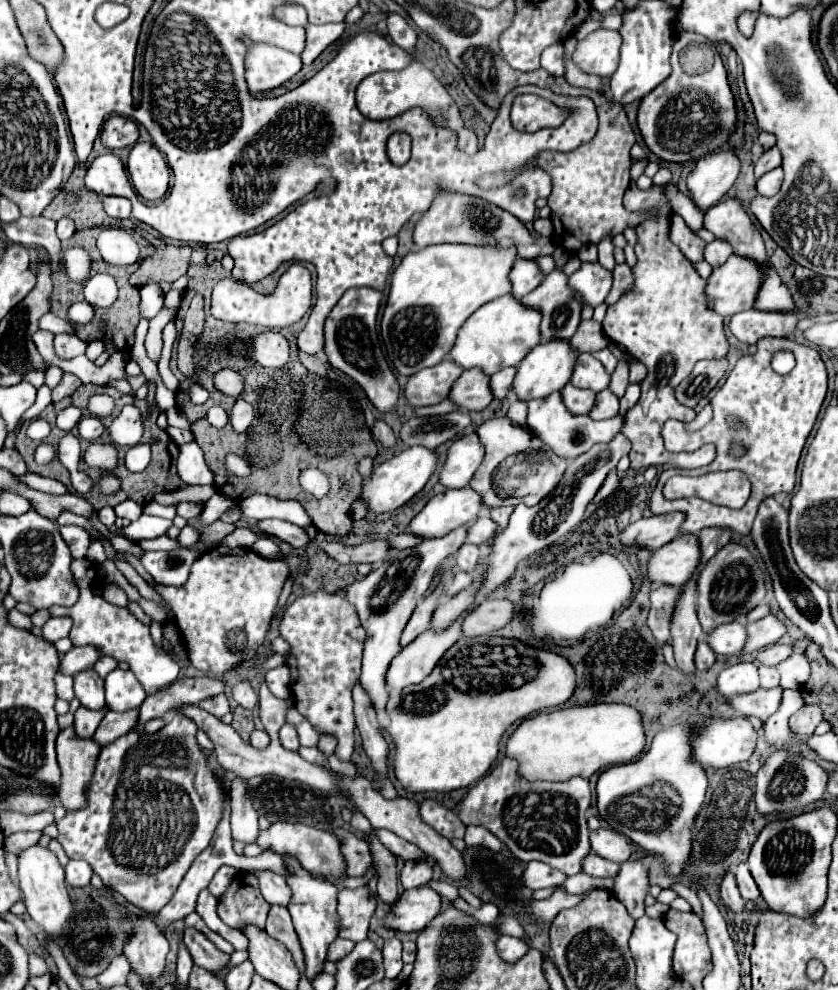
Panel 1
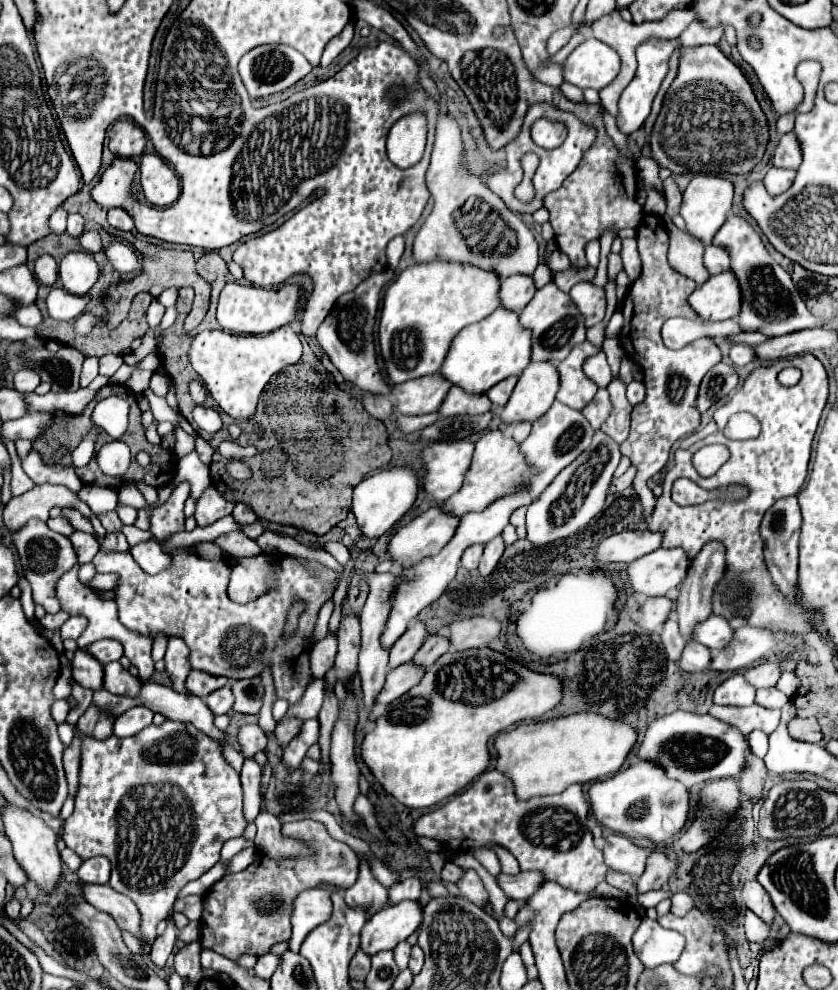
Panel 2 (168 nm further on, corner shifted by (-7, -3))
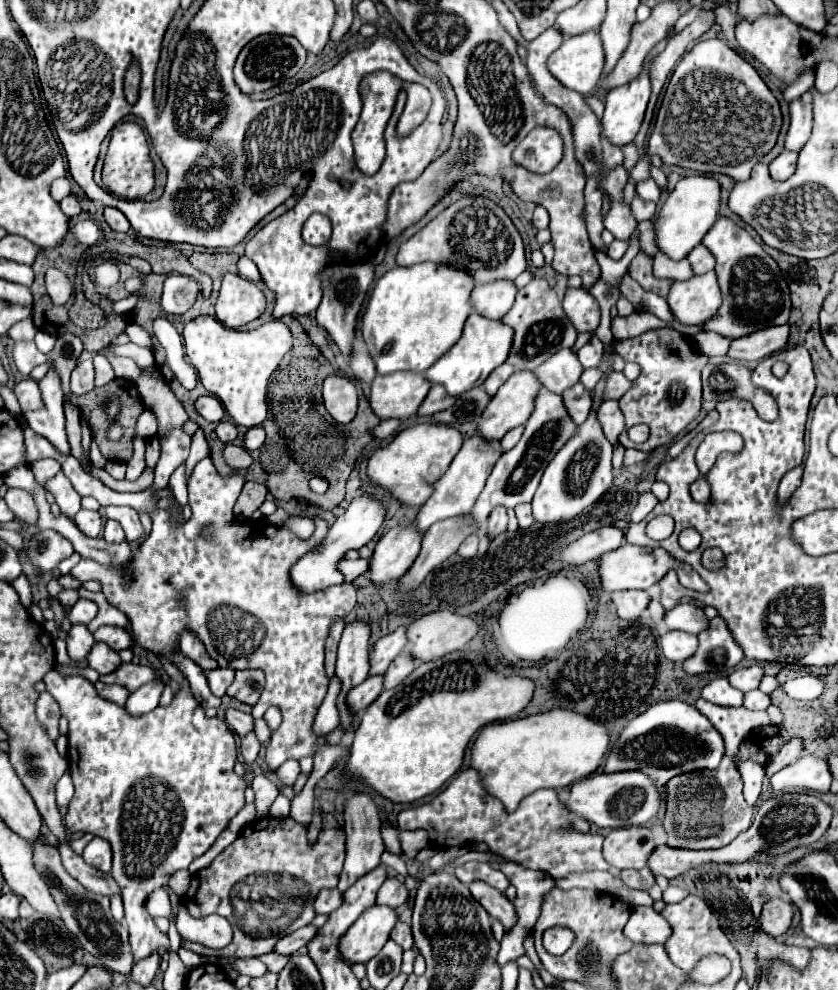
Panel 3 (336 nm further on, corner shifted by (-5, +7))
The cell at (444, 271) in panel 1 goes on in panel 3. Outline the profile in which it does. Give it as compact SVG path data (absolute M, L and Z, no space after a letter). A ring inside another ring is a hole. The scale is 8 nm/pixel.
M415 264L409 268L395 266L383 274L367 300L361 316L361 334L375 362L377 374L399 370L423 374L431 368L459 338L463 324L471 314L469 294L475 288L469 272L445 264Z

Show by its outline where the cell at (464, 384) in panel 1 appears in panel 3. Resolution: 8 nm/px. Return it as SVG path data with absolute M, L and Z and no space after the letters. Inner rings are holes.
M433 384L431 390L429 390L429 394L425 396L421 408L417 410L417 416L433 416L435 412L451 408L453 402L455 402L455 398L449 396L445 392L445 388L441 388L441 384Z

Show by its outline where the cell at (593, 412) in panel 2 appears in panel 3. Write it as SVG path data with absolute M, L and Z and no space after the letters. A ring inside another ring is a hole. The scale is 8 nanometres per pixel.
M575 384L573 388L567 388L561 394L561 398L563 398L563 404L565 404L569 416L573 416L573 422L575 424L585 422L585 418L589 416L589 410L591 410L591 394L581 384Z

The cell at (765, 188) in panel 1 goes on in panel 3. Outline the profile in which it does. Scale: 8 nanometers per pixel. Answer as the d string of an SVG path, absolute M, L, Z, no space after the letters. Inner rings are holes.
M785 150L769 164L769 172L775 180L787 180L795 172L795 164L797 164L797 152Z

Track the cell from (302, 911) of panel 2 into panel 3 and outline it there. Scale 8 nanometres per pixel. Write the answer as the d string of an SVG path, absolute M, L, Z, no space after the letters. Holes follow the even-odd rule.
M333 888L333 890L323 890L319 892L317 900L315 900L315 912L317 914L331 914L335 912L339 906L343 904L343 894Z

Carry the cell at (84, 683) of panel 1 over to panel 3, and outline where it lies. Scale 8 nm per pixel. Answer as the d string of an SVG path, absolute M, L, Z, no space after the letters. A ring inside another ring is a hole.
M73 624L71 630L67 632L67 652L71 658L75 660L83 660L87 658L91 646L95 644L93 634L87 630L85 624Z

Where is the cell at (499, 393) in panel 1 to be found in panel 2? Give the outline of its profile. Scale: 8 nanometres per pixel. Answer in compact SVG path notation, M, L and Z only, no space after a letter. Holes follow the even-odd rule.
M511 376L511 378L505 378L503 382L495 384L495 386L493 386L493 388L487 392L489 400L493 402L493 406L499 406L499 408L503 408L503 406L507 404L507 400L509 400L509 396L511 396L511 392L513 392L515 384L517 384L517 378L515 378L515 376Z

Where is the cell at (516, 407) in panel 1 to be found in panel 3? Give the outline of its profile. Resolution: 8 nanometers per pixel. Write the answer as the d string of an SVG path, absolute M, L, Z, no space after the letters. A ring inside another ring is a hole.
M517 426L517 428L513 428L513 430L509 430L509 432L505 434L505 438L501 440L501 448L503 448L503 452L507 452L509 448L513 448L513 446L519 442L521 432L523 432L523 426Z

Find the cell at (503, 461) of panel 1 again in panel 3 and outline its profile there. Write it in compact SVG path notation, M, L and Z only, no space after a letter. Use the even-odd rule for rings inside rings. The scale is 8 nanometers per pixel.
M473 436L473 438L465 440L459 454L453 458L449 470L445 472L445 476L441 480L437 480L437 484L433 484L433 494L421 506L421 510L413 522L417 526L417 530L427 532L429 526L439 520L467 514L473 508L473 500L477 500L477 496L481 494L481 488L485 486L485 480L489 478L489 472L493 470L493 464L499 460L499 456L501 456L499 444L481 440L481 436Z

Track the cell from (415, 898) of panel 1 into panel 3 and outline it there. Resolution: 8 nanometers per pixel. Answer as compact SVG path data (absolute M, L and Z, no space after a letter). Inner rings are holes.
M371 906L359 920L341 936L341 944L337 946L339 956L347 964L367 964L383 944L389 940L389 934L397 922L397 914L393 908Z

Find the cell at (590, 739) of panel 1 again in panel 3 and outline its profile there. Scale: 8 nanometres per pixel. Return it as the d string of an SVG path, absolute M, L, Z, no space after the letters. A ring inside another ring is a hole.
M555 708L519 720L487 724L471 746L469 766L479 772L489 794L501 800L505 812L513 812L525 796L539 788L565 788L587 778L599 768L607 750L609 734L601 724L583 714Z

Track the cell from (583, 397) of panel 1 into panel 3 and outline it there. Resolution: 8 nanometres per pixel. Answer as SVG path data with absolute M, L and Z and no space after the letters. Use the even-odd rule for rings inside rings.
M563 348L561 352L553 354L545 364L535 370L537 380L555 394L561 394L565 388L579 382L583 366L577 360L577 354L571 348Z

